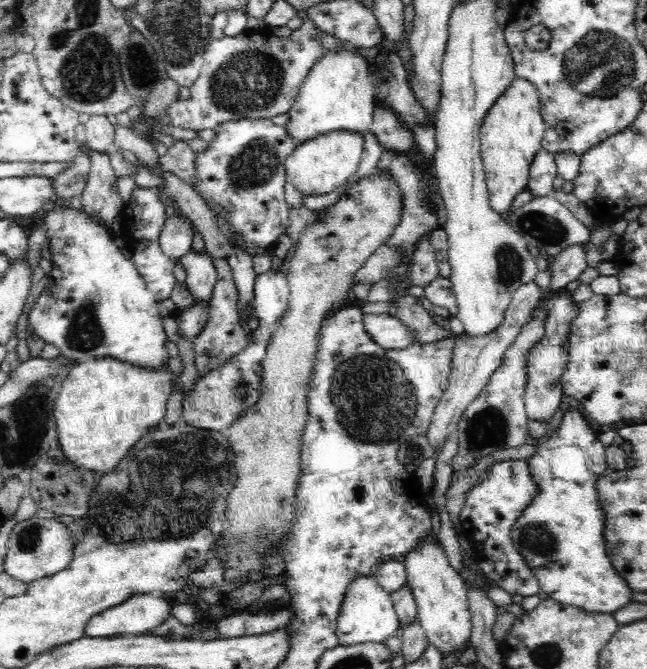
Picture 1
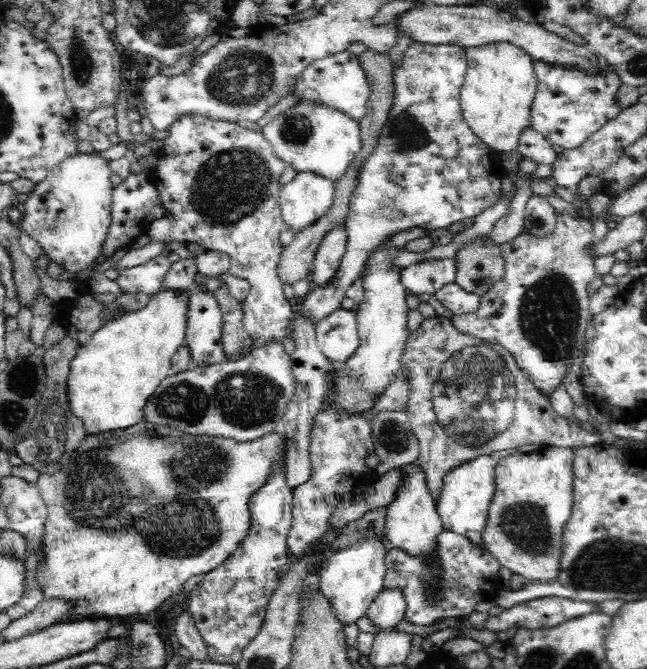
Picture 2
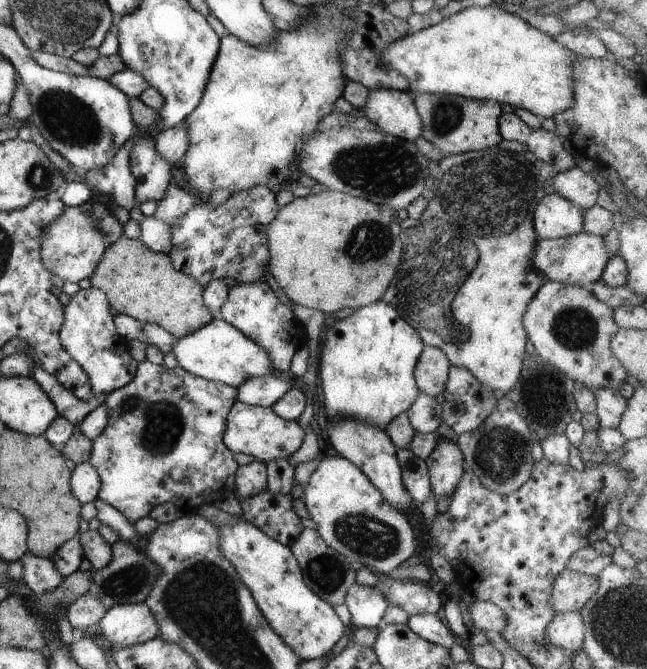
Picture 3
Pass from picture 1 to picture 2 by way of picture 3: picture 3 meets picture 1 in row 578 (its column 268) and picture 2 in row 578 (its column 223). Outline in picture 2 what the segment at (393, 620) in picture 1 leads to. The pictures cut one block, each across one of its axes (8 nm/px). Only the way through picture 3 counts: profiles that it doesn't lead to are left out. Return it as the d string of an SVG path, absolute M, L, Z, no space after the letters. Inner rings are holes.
M362 538L356 544L327 556L319 572L319 590L330 600L332 611L340 619L342 626L356 623L358 618L367 616L369 606L384 589L386 555L384 542L378 538Z

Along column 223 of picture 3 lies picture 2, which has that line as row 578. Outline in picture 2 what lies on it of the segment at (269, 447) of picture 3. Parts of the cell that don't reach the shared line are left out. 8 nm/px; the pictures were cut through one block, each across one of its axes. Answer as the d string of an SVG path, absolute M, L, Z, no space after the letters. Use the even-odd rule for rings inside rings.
M417 461L404 464L401 467L404 471L404 480L399 484L399 489L395 494L394 500L385 506L386 513L386 537L394 548L402 549L414 557L420 557L426 561L426 565L432 571L434 580L428 584L426 595L435 601L441 593L441 570L437 568L437 558L434 551L438 548L438 536L444 529L442 519L439 517L436 501L430 495L426 474Z

